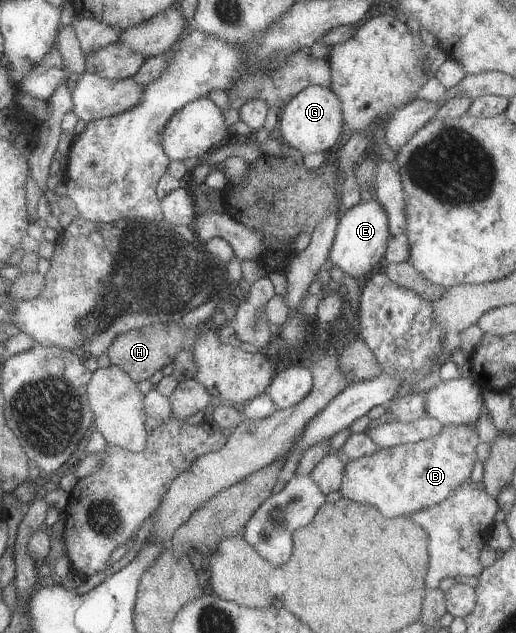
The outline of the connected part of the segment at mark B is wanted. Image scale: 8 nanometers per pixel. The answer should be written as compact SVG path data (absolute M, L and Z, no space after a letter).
M441 425L441 430L433 436L419 440L413 444L406 443L393 447L381 448L369 456L361 456L355 460L346 460L339 492L342 498L359 502L359 504L373 504L385 518L393 516L410 516L411 512L418 512L452 497L453 492L461 485L465 478L470 478L471 468L475 464L475 446L480 444L476 430L470 425Z

